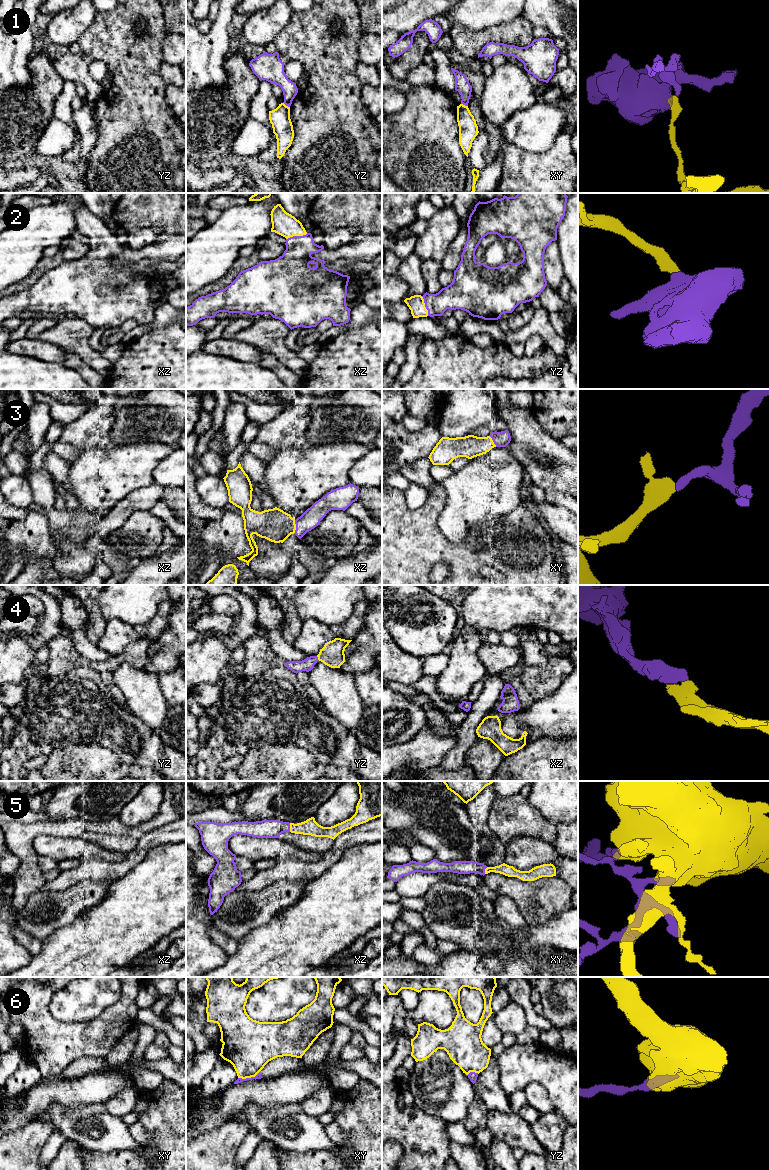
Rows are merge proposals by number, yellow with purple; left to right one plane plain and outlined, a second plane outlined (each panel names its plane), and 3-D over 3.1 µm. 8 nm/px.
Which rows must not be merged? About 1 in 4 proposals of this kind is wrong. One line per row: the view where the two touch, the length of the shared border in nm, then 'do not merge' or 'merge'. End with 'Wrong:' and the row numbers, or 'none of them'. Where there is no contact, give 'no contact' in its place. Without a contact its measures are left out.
1: yz | 70 nm | do not merge
2: xz | 180 nm | merge
3: xz | 110 nm | merge
4: yz | 40 nm | merge
5: xz | 70 nm | merge
6: xy | 190 nm | do not merge
Wrong: 1, 6

